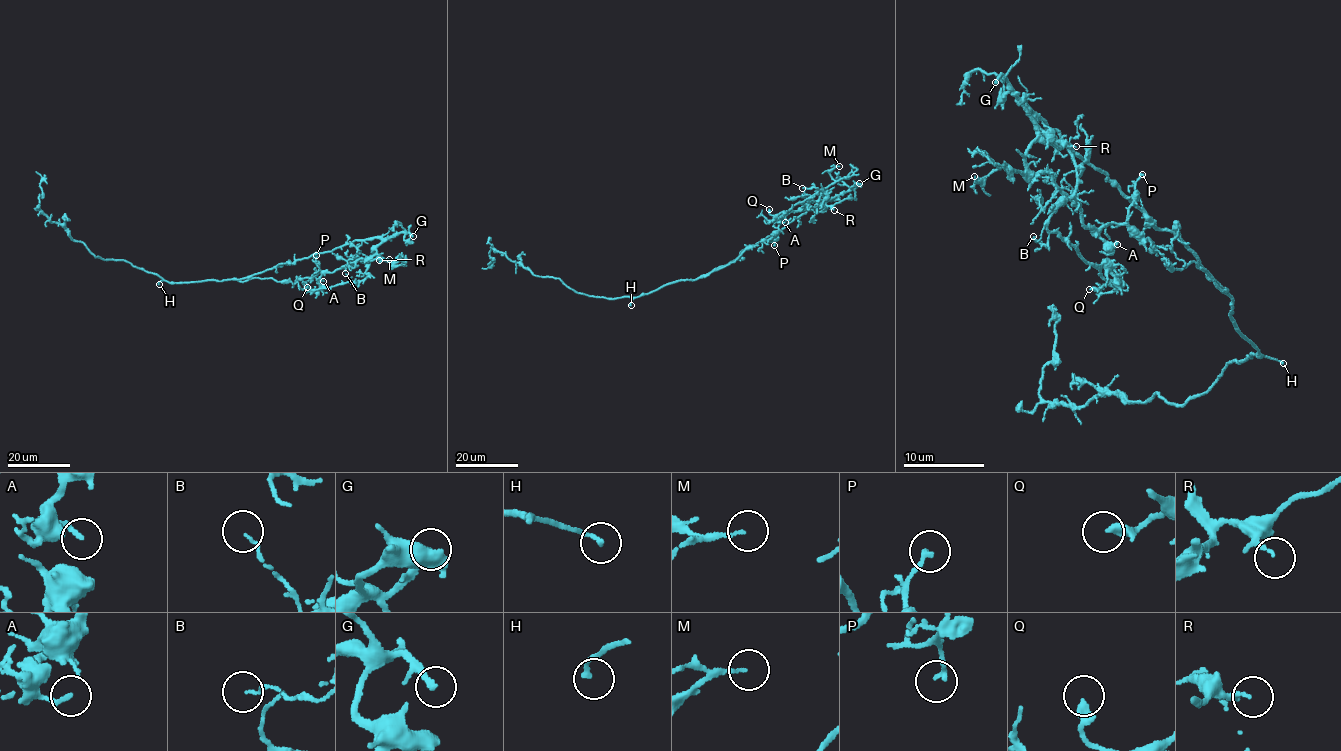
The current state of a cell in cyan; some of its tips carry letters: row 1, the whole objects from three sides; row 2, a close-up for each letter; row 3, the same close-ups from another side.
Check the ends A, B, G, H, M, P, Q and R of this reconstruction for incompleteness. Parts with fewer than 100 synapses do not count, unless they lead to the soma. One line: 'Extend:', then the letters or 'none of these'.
Extend: G

